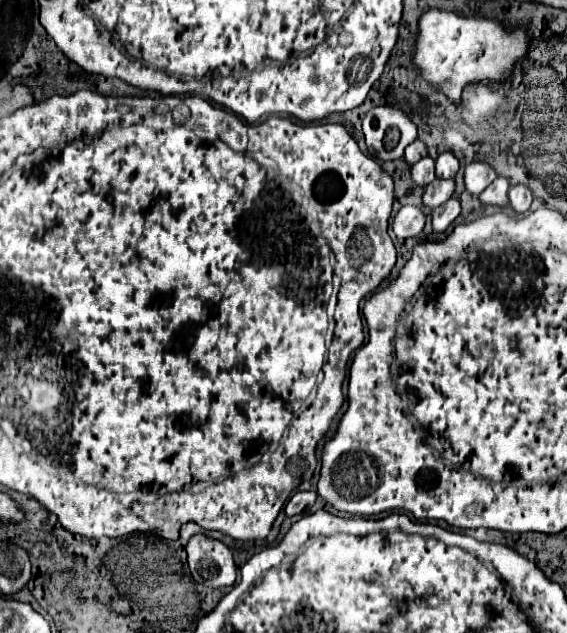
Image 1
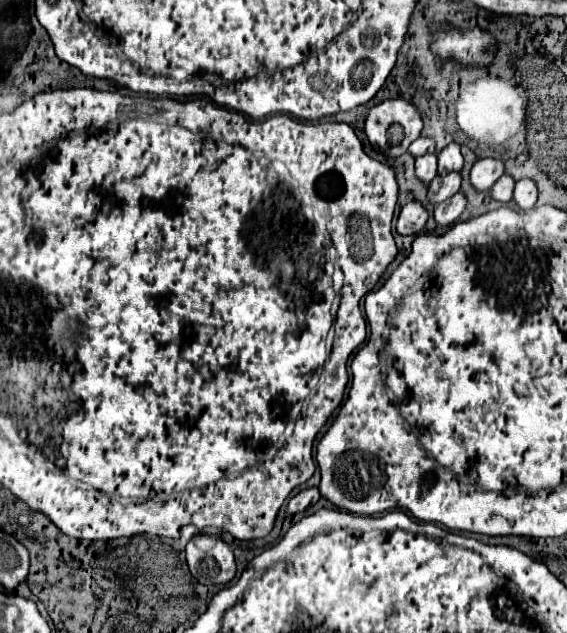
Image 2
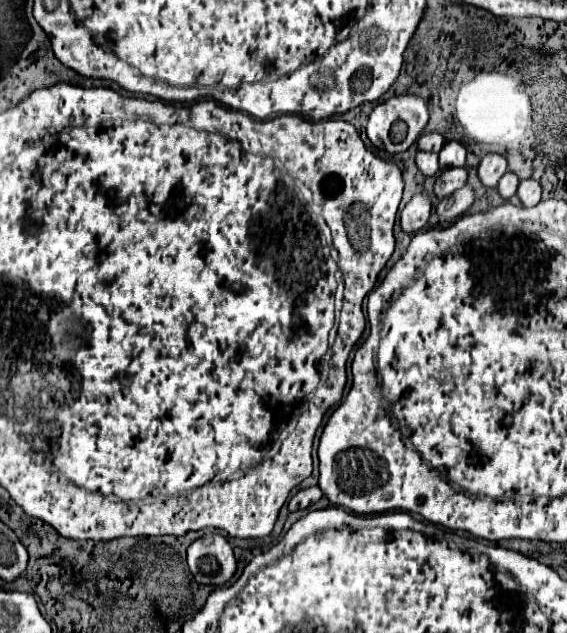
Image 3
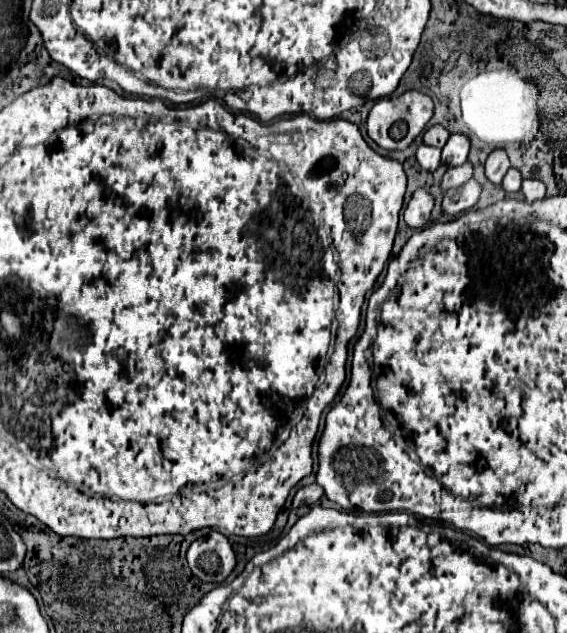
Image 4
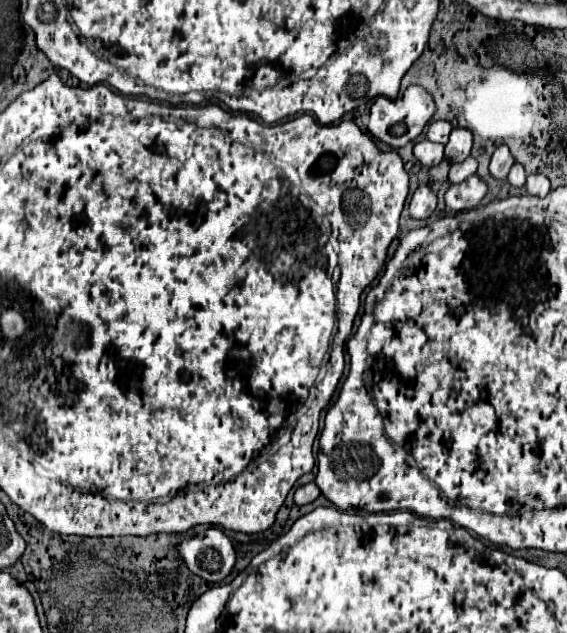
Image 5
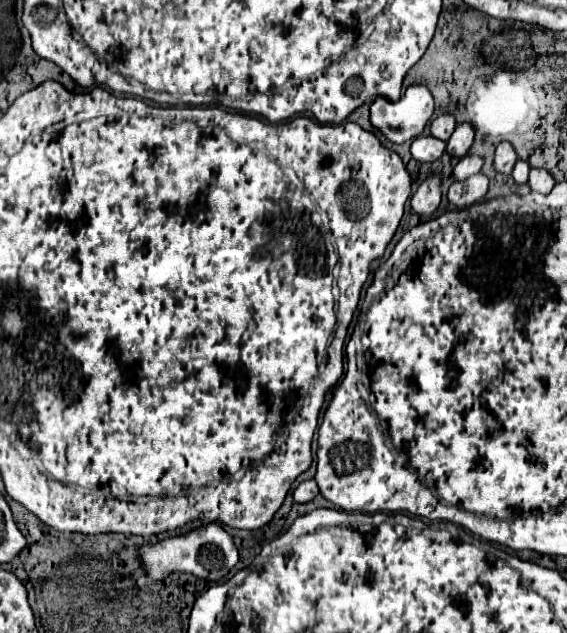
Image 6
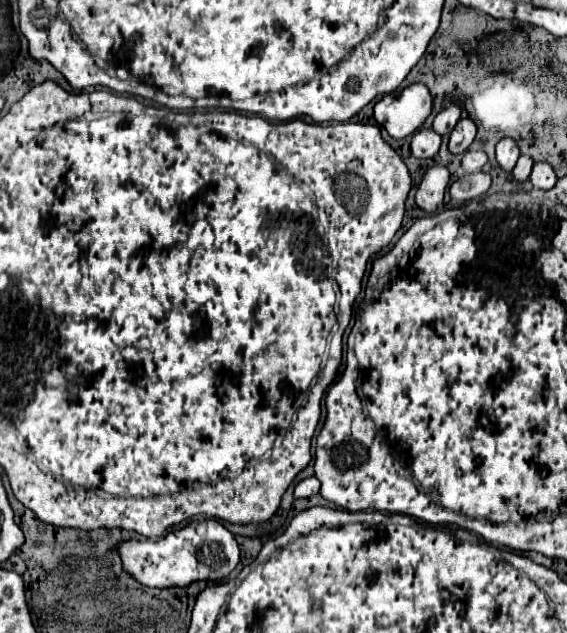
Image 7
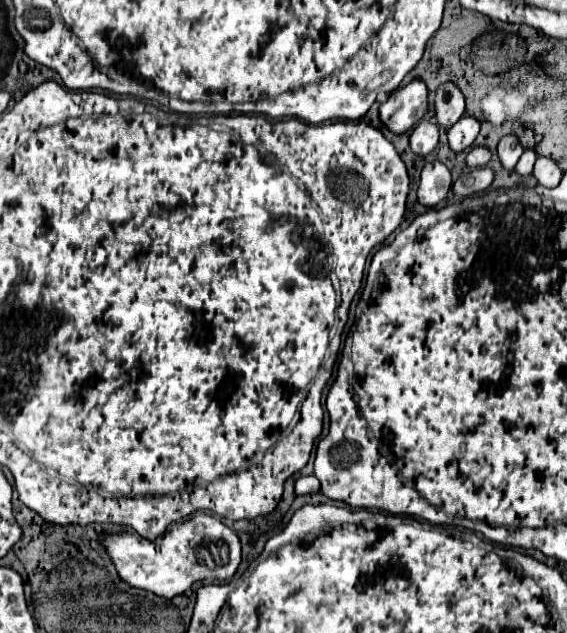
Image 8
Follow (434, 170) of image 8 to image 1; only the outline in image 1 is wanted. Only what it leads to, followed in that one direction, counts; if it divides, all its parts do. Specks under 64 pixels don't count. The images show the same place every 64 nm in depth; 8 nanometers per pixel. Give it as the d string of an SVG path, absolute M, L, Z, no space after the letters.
M402 206L394 218L392 230L398 238L410 238L418 236L424 230L426 216L418 206Z

